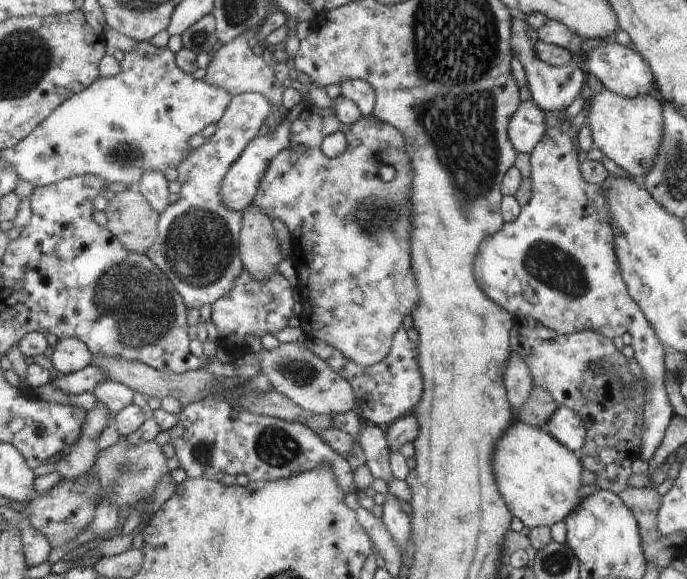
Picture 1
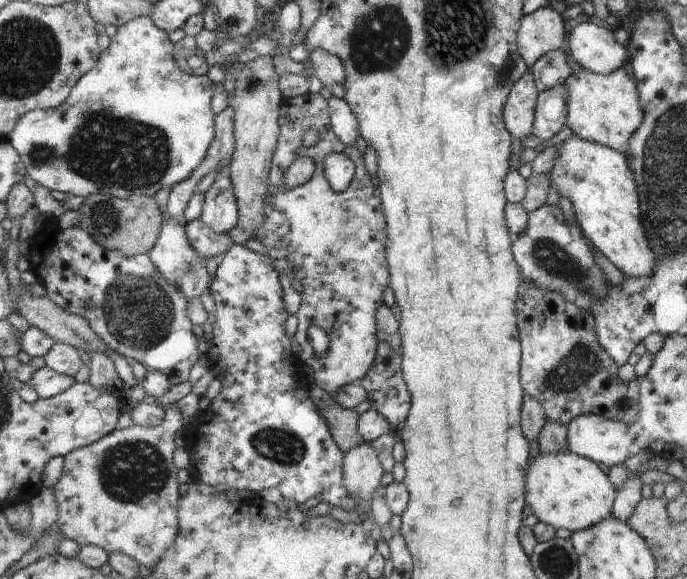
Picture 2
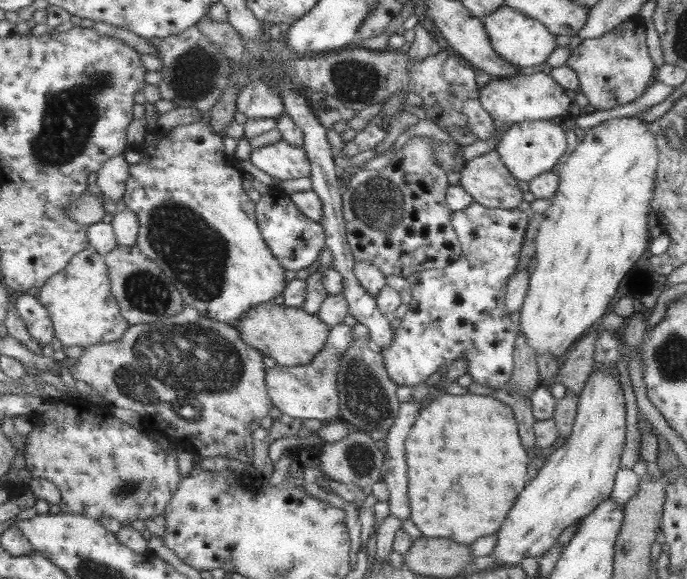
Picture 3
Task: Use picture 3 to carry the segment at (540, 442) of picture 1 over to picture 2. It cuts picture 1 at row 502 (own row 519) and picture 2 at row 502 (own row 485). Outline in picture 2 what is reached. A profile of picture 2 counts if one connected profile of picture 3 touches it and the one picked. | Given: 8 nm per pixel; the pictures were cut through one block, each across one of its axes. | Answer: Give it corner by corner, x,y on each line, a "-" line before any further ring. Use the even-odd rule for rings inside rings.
569,450
557,454
541,451
529,460
529,472
525,478
527,506
539,521
556,529
577,532
597,525
597,522
609,517
613,498
616,498
613,486
597,465
593,464
592,459
581,458

